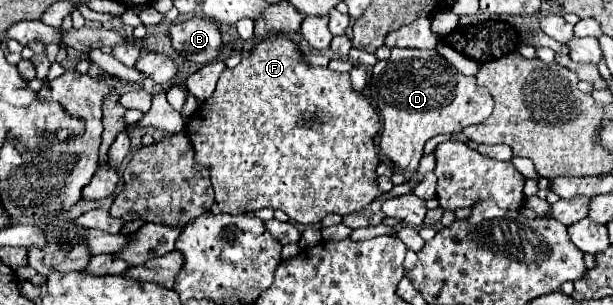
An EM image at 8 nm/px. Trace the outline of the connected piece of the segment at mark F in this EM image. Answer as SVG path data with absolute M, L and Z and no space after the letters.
M272 35L264 41L260 41L248 57L244 57L240 61L238 67L234 69L226 69L216 85L216 91L212 93L210 99L202 101L200 107L190 115L190 121L186 123L184 133L188 135L192 147L194 147L194 159L200 165L208 165L210 169L210 179L212 179L212 187L216 193L216 201L212 205L212 213L230 213L230 215L238 215L238 213L252 213L256 209L268 207L268 209L282 209L292 221L302 223L302 225L314 225L320 223L326 215L330 213L338 213L338 215L348 215L354 211L360 211L362 207L366 207L370 201L374 201L376 197L382 195L382 191L378 189L378 175L376 175L376 167L380 165L380 157L376 153L374 147L374 137L380 129L380 119L378 113L374 111L374 107L370 105L370 101L352 89L350 85L350 75L348 73L336 73L330 71L328 67L312 67L310 63L306 63L302 59L302 51L298 49L298 43L294 43L292 39L284 37L284 35Z

